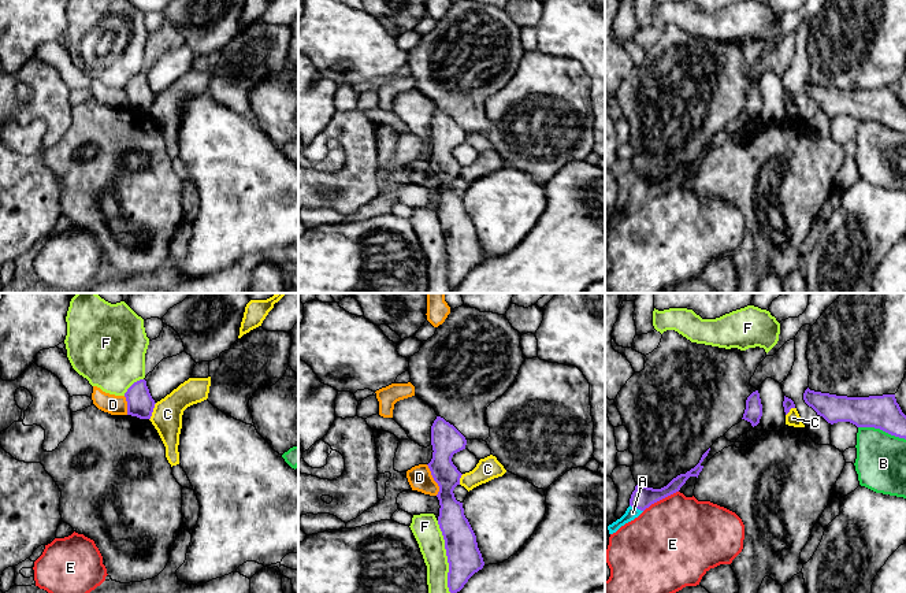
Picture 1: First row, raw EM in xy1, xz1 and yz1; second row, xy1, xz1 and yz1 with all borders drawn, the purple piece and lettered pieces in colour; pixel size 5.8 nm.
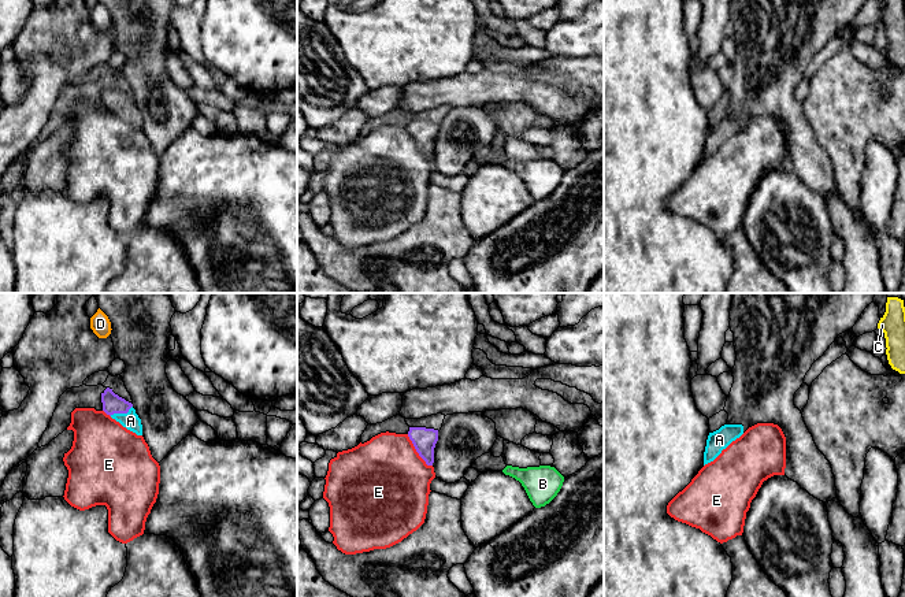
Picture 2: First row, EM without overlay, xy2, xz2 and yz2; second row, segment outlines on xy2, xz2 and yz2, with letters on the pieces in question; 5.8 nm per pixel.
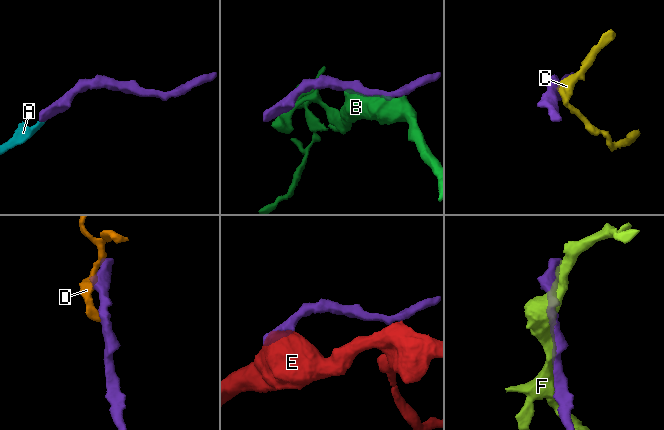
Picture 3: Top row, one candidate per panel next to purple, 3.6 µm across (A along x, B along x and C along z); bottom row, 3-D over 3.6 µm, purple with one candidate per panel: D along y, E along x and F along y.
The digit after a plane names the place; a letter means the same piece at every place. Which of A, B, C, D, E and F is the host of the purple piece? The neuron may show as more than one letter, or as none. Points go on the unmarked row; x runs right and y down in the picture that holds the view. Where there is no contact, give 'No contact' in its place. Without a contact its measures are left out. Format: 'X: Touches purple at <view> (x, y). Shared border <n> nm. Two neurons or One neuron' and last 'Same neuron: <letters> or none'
A: Touches purple at xy2 (121, 106). Shared border 150 nm. One neuron
B: Touches purple at yz1 (882, 122). Shared border 300 nm. Two neurons
C: Touches purple at xy1 (152, 104). Shared border 110 nm. Two neurons
D: Touches purple at xz1 (434, 173). Shared border 200 nm. Two neurons
E: Touches purple at xz2 (416, 144). Shared border 240 nm. Two neurons
F: Touches purple at xz1 (448, 251). Shared border 440 nm. Two neurons
Same neuron: A

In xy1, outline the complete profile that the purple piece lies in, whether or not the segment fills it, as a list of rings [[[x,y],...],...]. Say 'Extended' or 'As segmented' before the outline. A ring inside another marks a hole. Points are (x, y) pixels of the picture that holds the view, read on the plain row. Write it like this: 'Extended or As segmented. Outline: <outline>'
As segmented. Outline: [[[145,73],[134,75],[125,86],[127,94],[127,108],[140,112],[151,112],[155,93],[152,92]]]

